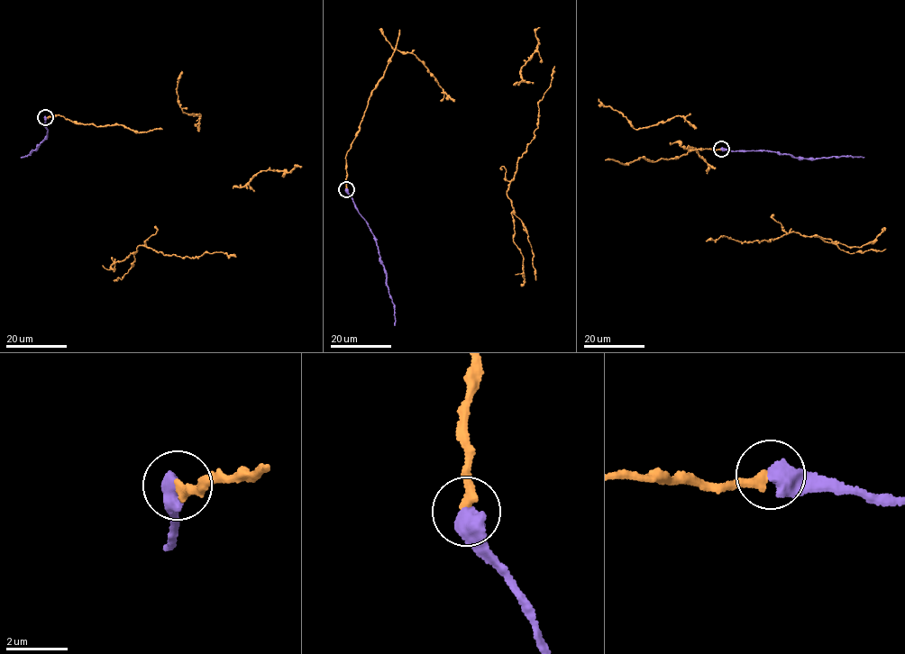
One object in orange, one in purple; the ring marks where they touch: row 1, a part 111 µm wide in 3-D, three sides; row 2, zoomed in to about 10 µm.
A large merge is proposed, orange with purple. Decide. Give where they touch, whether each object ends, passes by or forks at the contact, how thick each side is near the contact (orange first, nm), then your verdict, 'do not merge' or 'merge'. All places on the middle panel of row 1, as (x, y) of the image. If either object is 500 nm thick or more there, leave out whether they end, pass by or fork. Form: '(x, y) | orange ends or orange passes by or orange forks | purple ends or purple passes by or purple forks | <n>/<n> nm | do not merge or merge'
(346, 189) | 280/600 nm | merge

